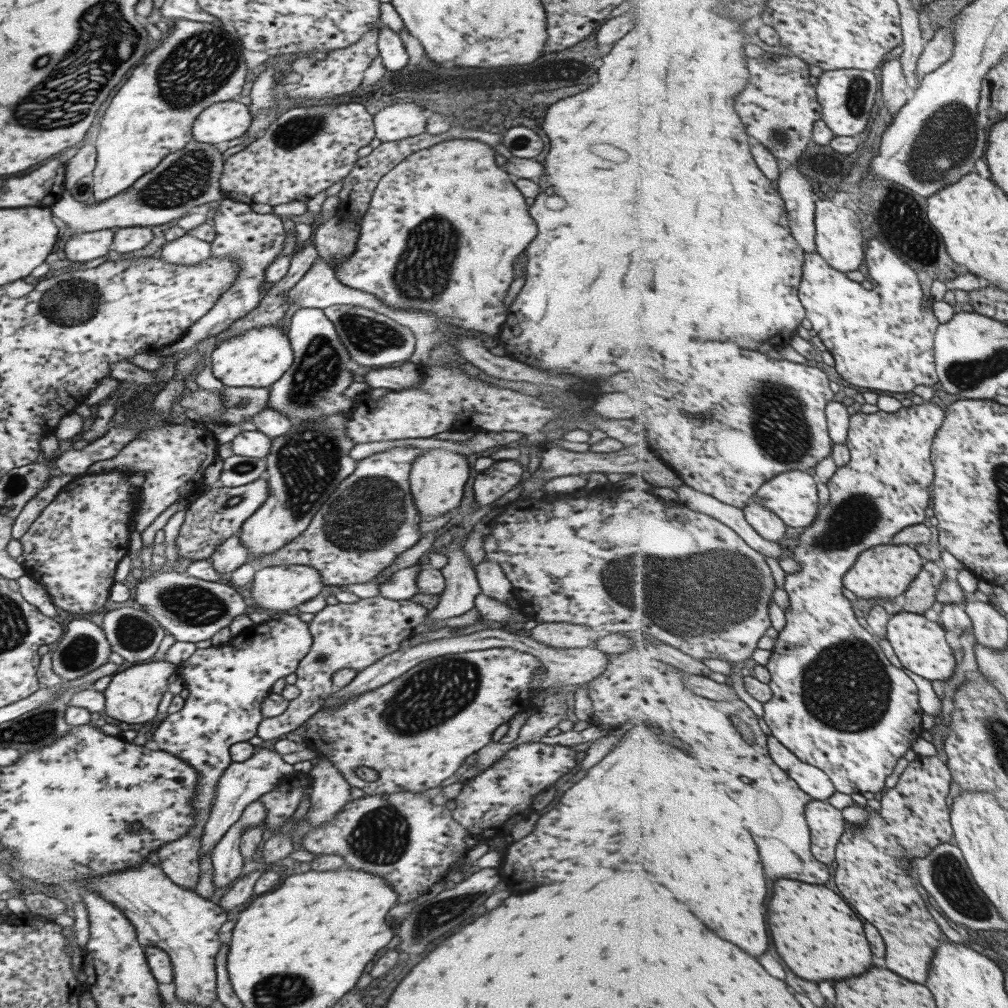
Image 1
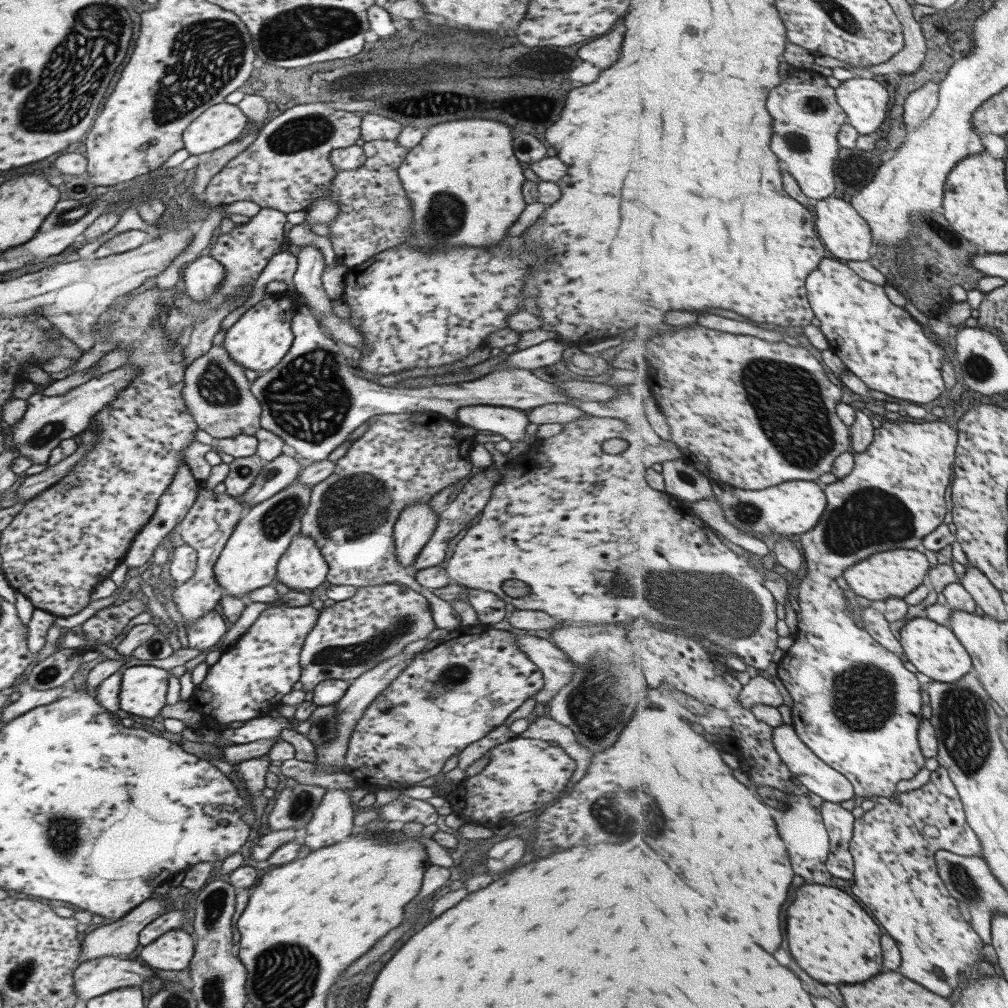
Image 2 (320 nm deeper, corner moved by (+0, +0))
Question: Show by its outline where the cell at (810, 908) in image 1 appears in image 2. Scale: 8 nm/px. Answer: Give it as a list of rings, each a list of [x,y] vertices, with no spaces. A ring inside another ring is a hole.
[[[811,884],[801,886],[797,890],[797,900],[789,908],[789,920],[787,920],[787,936],[791,944],[791,952],[795,960],[807,970],[815,980],[823,984],[857,984],[871,980],[883,970],[883,948],[881,948],[881,926],[875,924],[875,920],[865,912],[865,908],[847,892],[823,886],[823,884]]]

